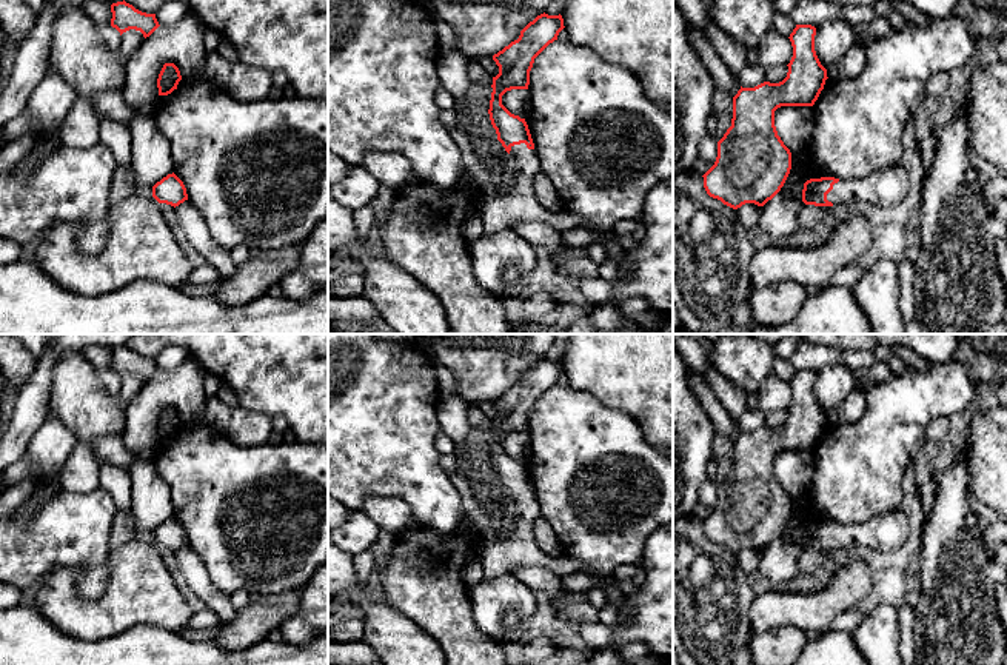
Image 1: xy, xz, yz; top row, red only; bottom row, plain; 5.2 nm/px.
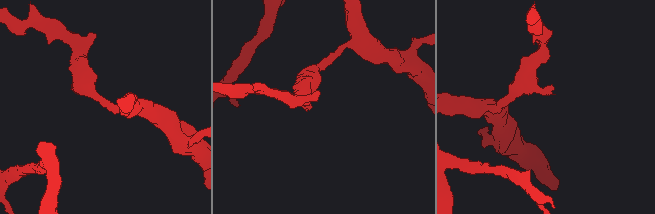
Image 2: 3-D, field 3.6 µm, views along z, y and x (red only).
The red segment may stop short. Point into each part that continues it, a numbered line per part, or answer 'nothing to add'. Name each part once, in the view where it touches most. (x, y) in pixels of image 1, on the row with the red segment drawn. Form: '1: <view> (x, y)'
1: xz (518, 202)

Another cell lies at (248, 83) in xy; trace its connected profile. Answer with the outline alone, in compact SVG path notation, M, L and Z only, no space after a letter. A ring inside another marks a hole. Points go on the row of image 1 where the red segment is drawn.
M242 62L233 65L226 91L237 100L262 100L271 95L273 72L262 68L245 66Z

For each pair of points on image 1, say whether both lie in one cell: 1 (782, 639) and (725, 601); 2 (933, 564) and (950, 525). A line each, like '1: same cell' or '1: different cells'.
1: different cells
2: same cell

